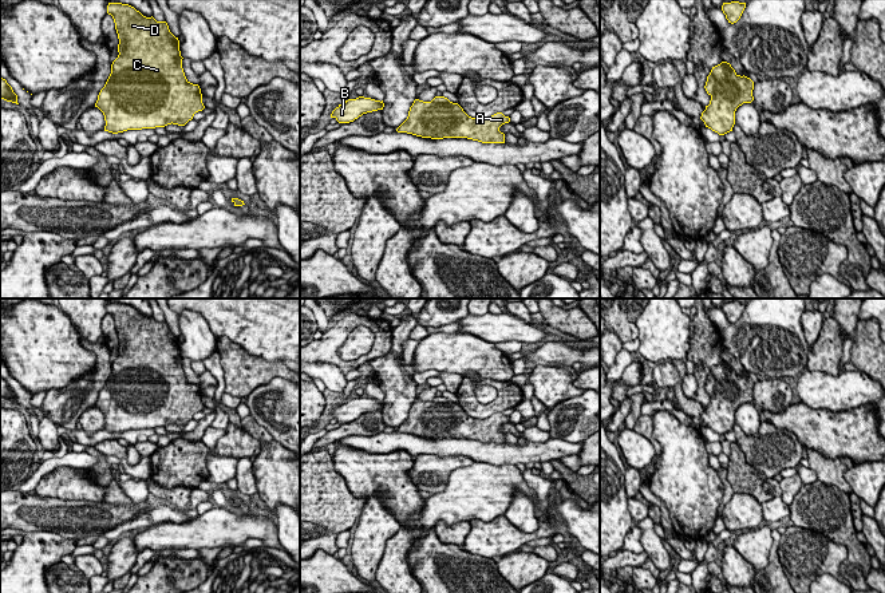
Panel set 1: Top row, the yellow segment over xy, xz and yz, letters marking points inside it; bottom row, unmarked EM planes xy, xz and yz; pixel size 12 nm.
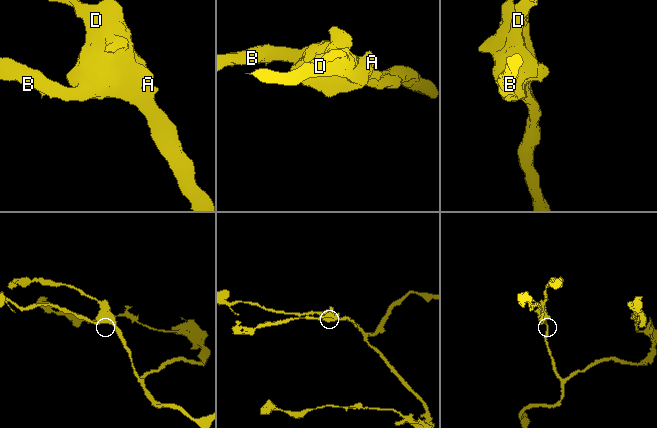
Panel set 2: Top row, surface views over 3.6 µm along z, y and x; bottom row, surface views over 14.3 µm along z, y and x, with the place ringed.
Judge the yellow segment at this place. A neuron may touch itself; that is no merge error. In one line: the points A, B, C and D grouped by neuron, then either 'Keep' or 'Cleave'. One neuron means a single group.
Groups: A B C D. Keep

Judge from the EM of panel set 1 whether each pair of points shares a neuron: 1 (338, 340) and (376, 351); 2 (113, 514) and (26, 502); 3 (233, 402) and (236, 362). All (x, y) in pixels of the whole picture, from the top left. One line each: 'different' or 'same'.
1: same
2: same
3: different

